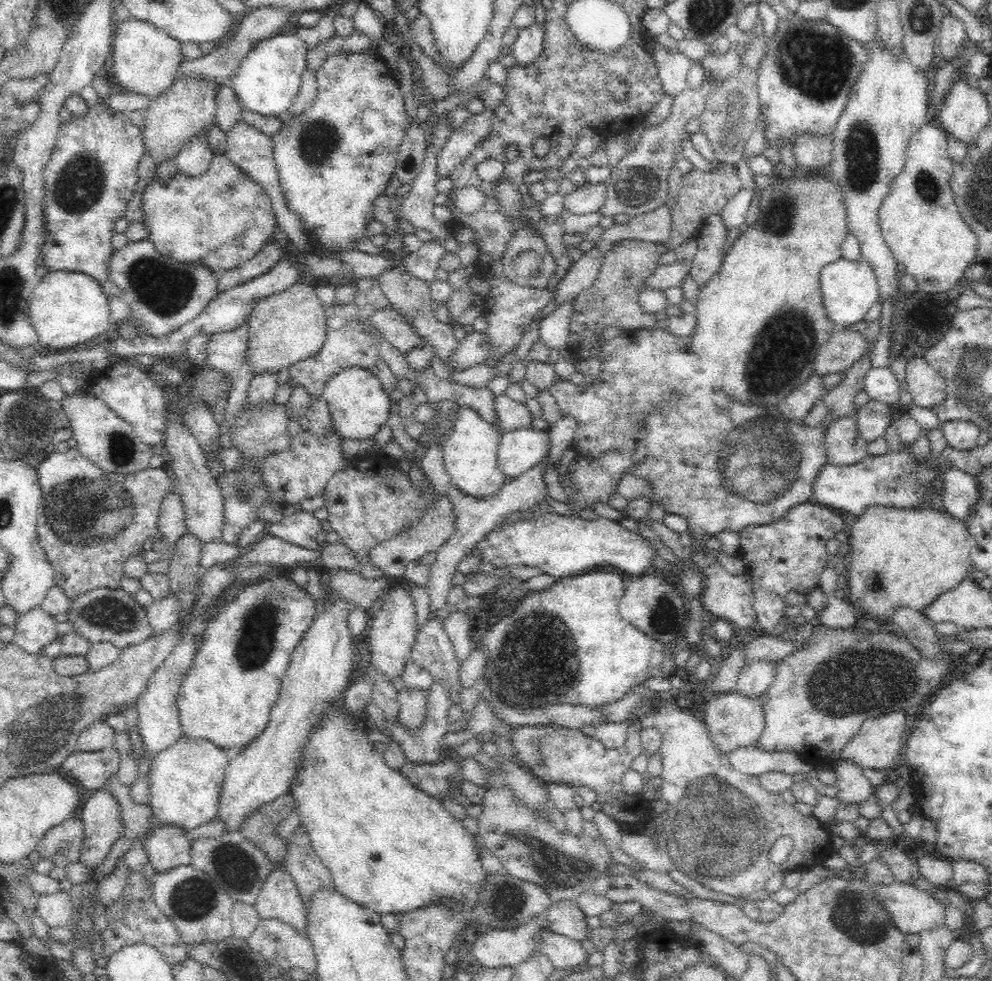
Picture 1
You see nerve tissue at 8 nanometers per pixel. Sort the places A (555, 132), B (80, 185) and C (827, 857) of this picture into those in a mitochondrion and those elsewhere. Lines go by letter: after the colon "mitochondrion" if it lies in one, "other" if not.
A: other
B: mitochondrion
C: other

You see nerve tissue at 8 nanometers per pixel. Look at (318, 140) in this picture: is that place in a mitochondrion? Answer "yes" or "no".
yes

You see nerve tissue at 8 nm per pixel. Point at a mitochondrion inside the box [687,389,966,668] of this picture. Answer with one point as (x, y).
(769, 471)

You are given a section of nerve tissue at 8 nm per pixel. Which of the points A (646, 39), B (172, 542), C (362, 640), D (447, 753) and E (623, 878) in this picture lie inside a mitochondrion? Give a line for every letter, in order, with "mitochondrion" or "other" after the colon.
A: other
B: other
C: other
D: other
E: other

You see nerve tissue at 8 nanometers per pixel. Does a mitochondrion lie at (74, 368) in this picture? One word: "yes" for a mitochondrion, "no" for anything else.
no

